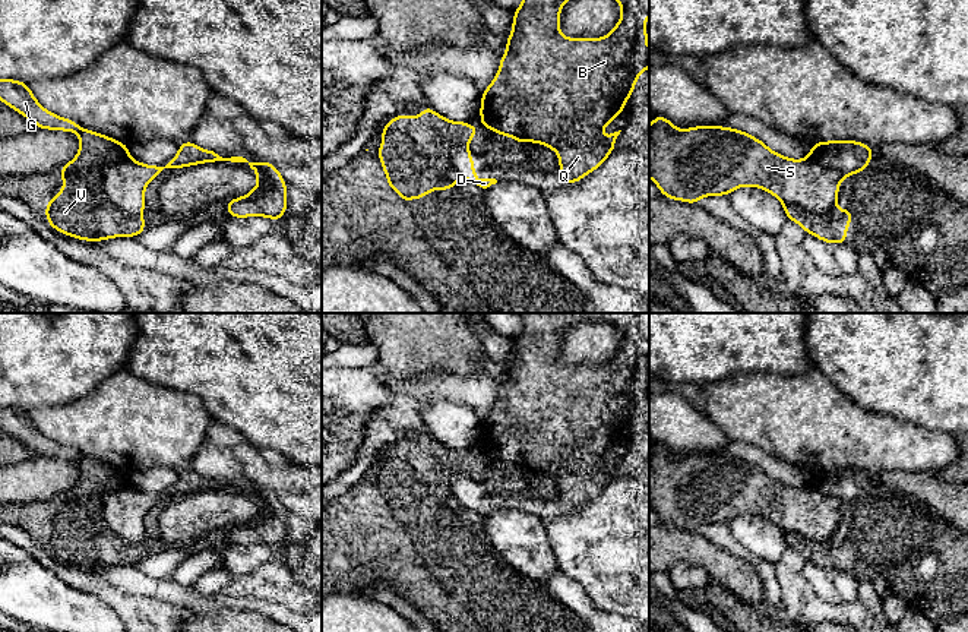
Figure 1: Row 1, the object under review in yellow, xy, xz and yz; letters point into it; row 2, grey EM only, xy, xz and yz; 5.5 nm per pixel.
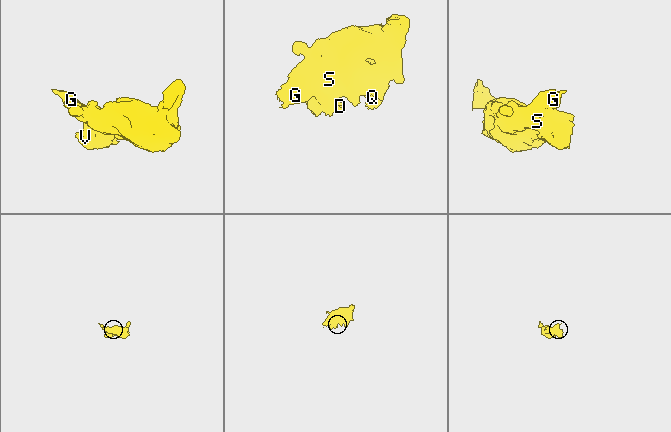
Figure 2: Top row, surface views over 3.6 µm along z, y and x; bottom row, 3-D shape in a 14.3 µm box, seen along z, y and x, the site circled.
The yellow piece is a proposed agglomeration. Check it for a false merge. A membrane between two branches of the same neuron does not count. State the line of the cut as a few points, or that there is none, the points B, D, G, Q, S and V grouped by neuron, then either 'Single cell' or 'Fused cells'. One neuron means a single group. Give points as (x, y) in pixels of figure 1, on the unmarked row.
Split along xy (129, 483), (106, 496), (103, 518), (122, 539), (139, 546). Groups: B D G Q S / V. Fused cells

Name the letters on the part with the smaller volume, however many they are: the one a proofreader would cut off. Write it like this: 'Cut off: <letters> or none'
Cut off: V

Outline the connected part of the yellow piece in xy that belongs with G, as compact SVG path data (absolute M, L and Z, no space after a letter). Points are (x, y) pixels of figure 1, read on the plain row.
M0 407L0 429L29 446L37 456L79 461L80 452L72 446L47 439L34 424L28 411L16 407Z

